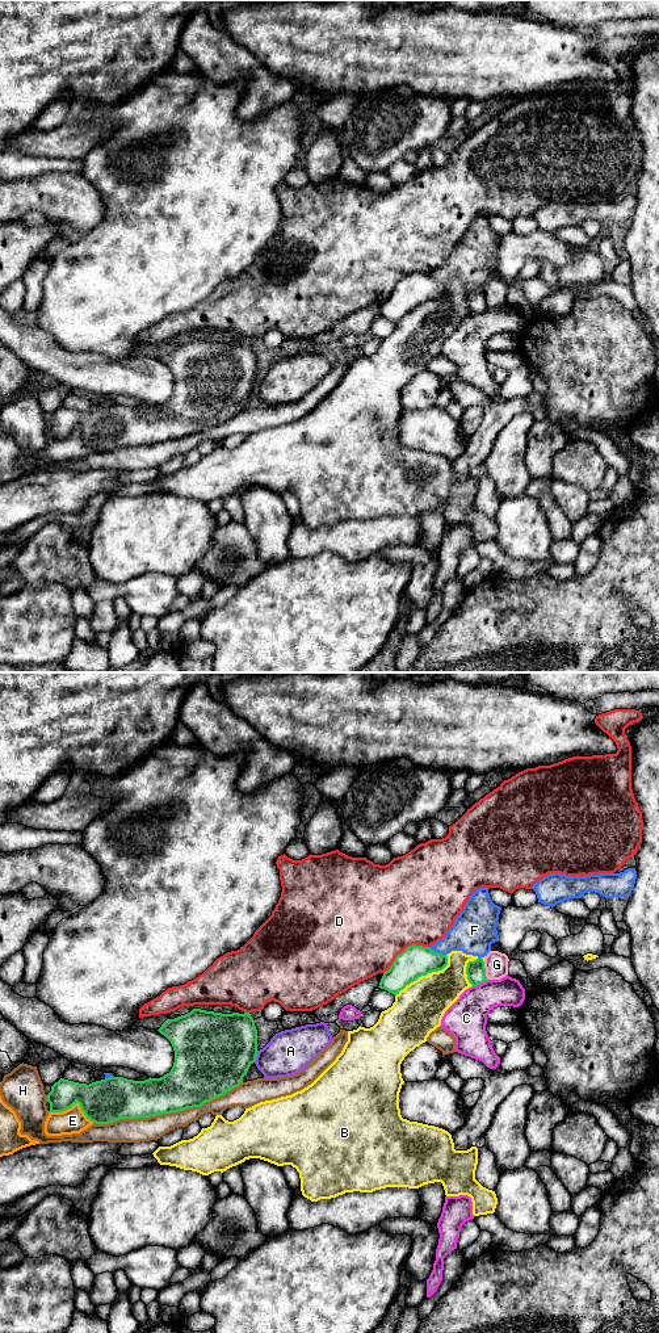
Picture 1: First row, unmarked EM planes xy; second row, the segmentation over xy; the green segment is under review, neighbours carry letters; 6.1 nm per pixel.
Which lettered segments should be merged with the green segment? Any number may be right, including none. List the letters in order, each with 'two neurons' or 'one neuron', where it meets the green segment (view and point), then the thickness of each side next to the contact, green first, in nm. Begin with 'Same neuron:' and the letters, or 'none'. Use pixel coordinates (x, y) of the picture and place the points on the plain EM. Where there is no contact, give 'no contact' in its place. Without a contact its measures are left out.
Same neuron: none
A: two neurons; contact xy (256, 382); calibres 460 and 260 nm
B: two neurons; contact xy (424, 302); calibres 190 and 300 nm
C: two neurons; contact xy (479, 311); calibres 120 and 240 nm
D: two neurons; contact xy (404, 277); calibres 190 and 500 nm
E: two neurons; contact xy (74, 431); calibres 260 and 160 nm
F: two neurons; contact xy (437, 280); calibres 190 and 260 nm
G: two neurons; contact xy (485, 298); calibres 120 and 140 nm
H: two neurons; contact xy (167, 440); calibres 300 and 140 nm

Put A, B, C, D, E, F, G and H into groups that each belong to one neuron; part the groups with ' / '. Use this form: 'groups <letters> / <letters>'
groups A / B / C / D / E / F / G / H

